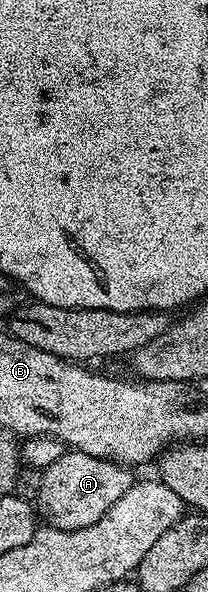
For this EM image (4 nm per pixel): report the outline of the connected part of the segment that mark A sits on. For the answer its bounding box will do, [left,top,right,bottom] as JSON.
[36,451,136,529]

